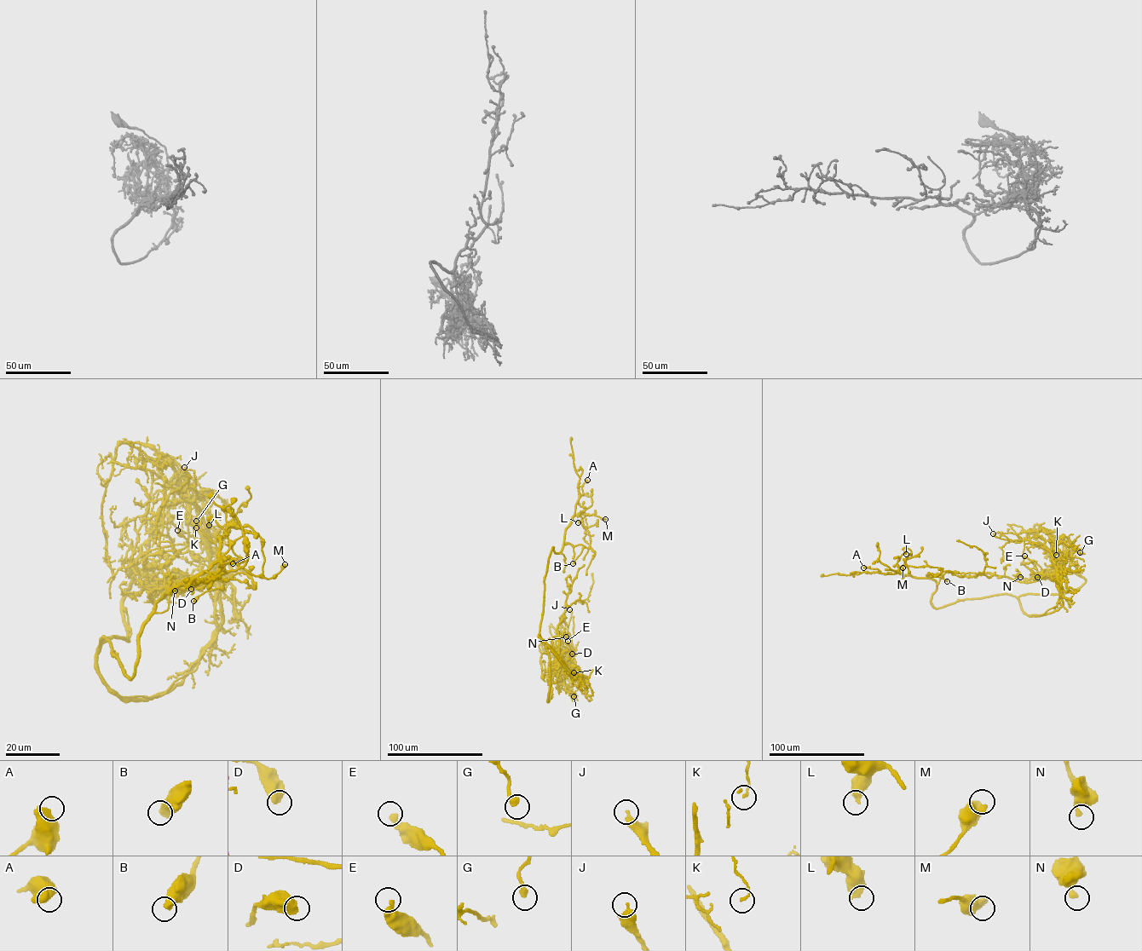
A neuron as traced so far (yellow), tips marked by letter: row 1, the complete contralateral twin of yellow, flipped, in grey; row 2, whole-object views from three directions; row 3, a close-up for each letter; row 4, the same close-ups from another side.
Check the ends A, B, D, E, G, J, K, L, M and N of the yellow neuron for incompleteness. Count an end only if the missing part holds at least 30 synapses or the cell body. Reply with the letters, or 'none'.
none

